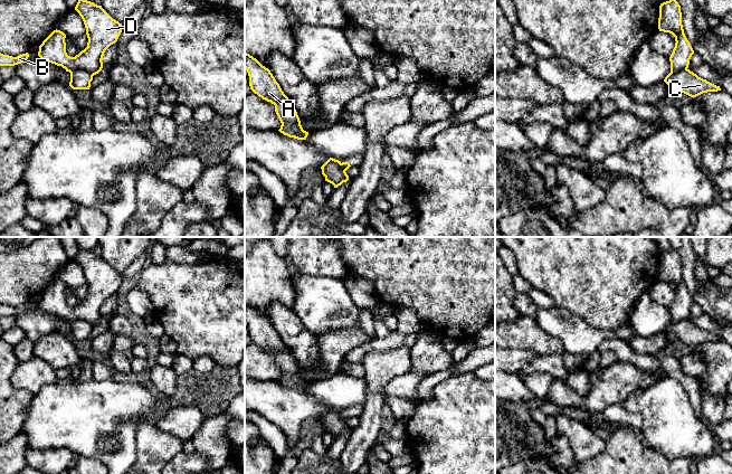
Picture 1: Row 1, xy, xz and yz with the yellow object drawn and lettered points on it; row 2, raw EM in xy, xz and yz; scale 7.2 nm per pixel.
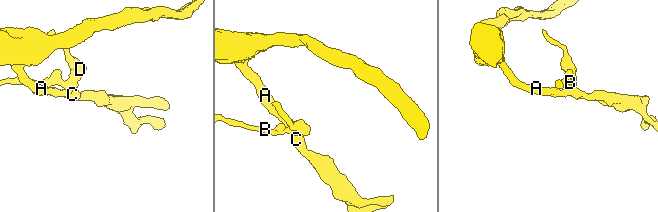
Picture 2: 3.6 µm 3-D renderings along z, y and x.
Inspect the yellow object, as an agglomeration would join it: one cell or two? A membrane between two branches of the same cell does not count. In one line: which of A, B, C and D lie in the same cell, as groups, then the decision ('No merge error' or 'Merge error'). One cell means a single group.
Groups: A C / B D. Merge error

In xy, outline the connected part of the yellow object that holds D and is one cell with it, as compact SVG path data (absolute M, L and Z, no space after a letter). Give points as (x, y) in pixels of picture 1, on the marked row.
M78 0L75 10L84 21L88 38L87 47L75 57L68 56L66 35L56 29L39 46L38 56L48 63L61 66L69 73L85 69L96 75L103 68L102 59L105 50L117 41L123 27L102 6L94 2Z

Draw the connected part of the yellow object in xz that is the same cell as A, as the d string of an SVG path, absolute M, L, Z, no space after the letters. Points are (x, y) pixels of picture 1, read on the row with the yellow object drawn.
M245 53L245 69L249 76L250 89L275 105L275 112L282 123L278 131L289 138L306 140L308 132L303 130L296 110L270 70L247 53Z

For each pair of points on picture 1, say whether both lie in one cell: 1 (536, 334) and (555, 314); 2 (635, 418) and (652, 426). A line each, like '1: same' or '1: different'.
1: different
2: different

